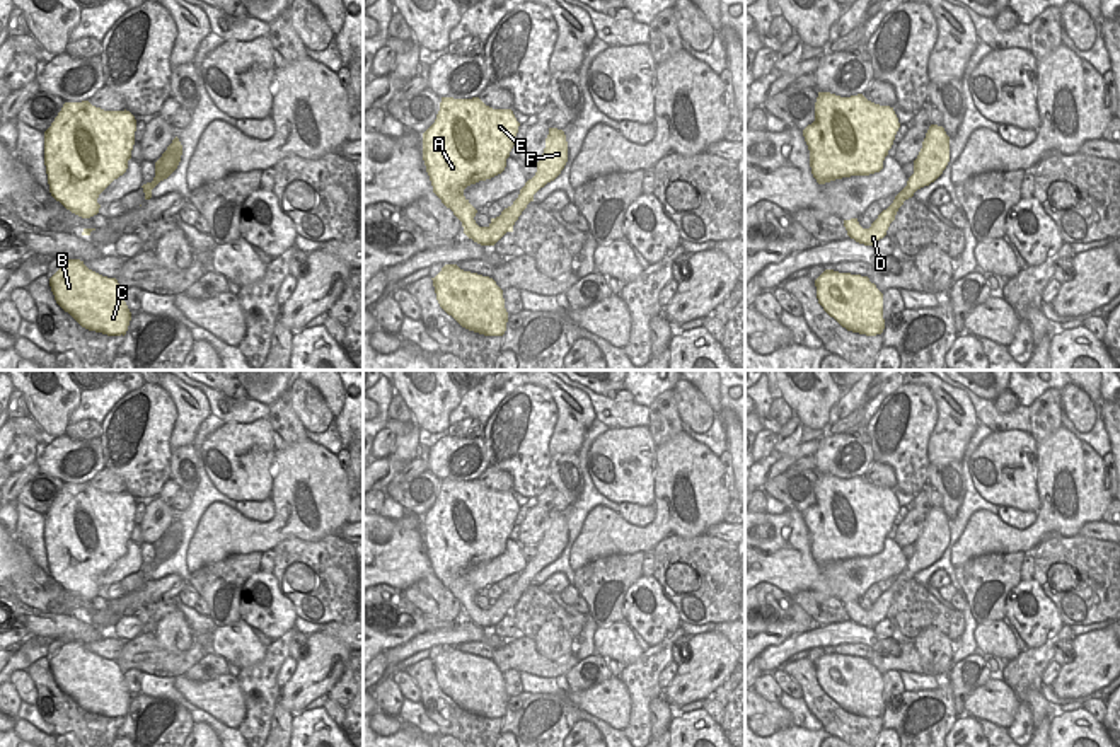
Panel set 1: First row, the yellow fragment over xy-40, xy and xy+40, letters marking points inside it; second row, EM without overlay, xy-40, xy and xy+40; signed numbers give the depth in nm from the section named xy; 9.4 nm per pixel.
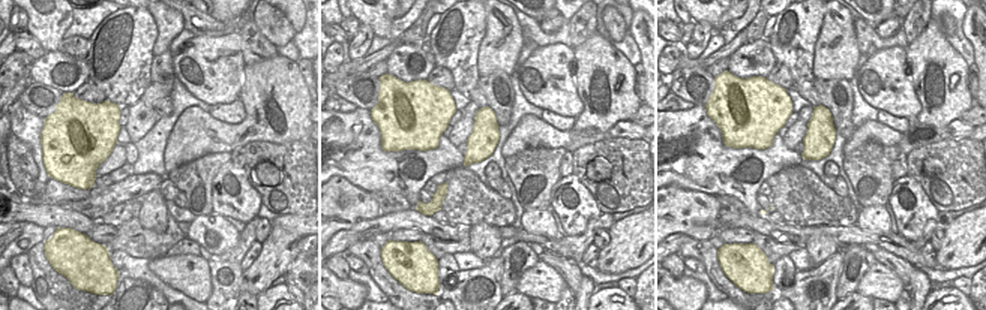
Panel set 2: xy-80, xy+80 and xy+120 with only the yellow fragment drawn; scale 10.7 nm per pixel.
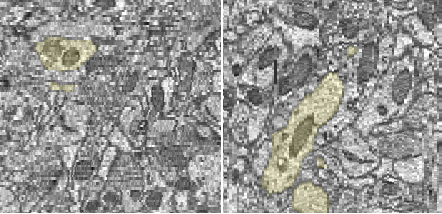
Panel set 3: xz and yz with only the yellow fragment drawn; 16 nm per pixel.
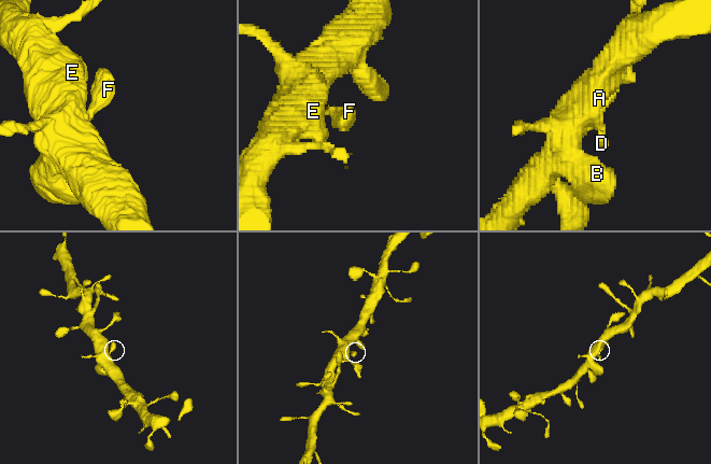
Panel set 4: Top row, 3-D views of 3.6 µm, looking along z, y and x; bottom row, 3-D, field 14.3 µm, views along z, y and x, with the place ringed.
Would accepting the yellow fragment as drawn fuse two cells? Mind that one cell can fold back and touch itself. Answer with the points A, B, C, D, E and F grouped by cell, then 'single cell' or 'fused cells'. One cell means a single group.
A B C D E F; single cell

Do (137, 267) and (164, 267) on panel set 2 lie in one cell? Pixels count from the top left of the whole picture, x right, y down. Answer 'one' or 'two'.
two

